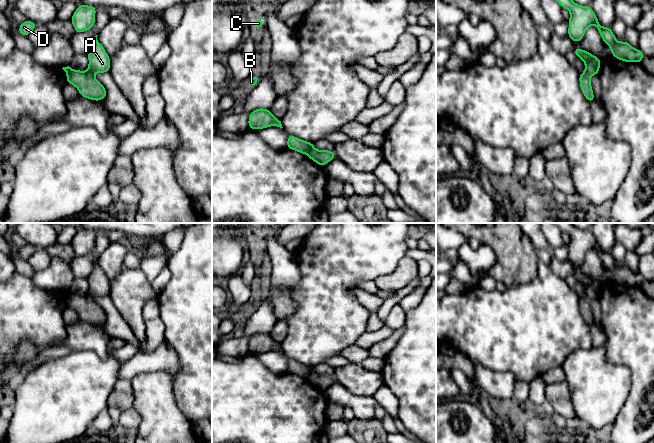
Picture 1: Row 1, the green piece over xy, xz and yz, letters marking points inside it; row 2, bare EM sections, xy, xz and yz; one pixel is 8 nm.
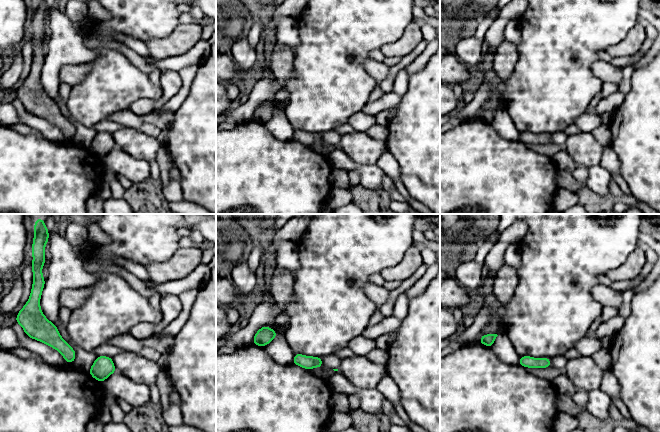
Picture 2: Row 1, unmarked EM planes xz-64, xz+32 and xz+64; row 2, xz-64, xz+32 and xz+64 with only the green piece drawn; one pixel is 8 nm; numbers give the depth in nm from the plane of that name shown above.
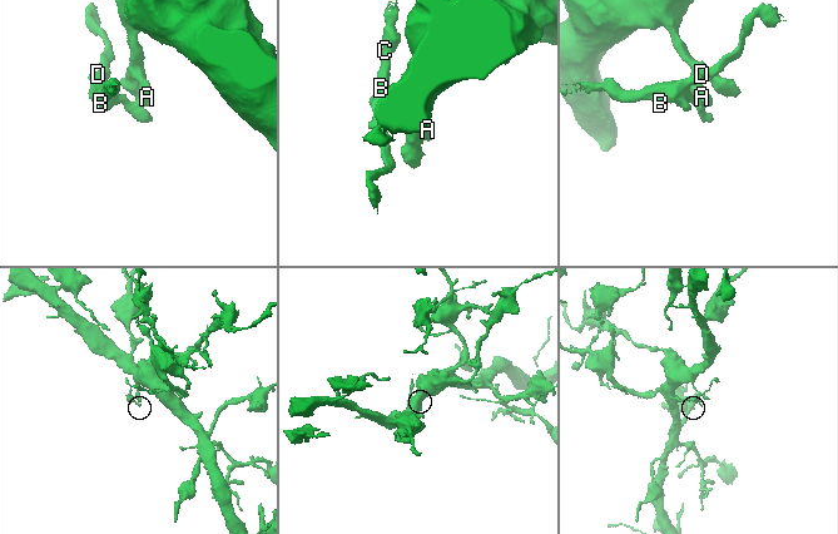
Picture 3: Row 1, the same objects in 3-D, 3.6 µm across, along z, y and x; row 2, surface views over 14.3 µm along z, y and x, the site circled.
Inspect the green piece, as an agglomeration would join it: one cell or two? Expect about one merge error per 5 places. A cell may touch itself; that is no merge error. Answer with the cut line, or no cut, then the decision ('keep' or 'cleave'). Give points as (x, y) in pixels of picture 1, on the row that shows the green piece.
cut xz (313, 147), (306, 154); cleave

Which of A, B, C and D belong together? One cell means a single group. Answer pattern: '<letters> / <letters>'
A / B C D

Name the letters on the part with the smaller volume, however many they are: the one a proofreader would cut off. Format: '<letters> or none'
B, C, D

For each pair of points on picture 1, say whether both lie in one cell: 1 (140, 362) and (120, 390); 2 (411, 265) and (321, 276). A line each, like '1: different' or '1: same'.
1: different
2: different

